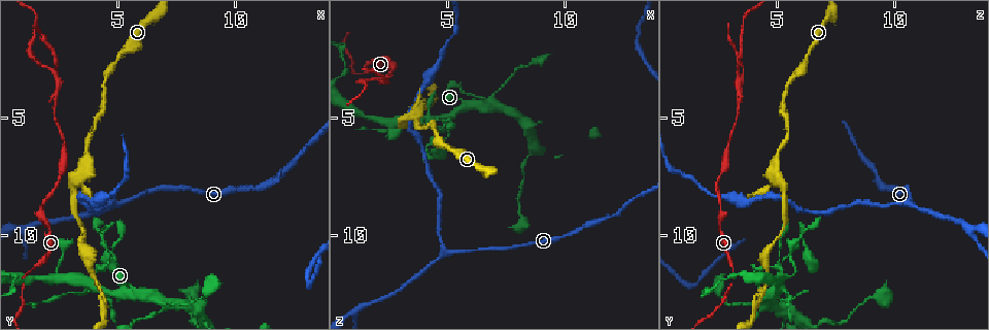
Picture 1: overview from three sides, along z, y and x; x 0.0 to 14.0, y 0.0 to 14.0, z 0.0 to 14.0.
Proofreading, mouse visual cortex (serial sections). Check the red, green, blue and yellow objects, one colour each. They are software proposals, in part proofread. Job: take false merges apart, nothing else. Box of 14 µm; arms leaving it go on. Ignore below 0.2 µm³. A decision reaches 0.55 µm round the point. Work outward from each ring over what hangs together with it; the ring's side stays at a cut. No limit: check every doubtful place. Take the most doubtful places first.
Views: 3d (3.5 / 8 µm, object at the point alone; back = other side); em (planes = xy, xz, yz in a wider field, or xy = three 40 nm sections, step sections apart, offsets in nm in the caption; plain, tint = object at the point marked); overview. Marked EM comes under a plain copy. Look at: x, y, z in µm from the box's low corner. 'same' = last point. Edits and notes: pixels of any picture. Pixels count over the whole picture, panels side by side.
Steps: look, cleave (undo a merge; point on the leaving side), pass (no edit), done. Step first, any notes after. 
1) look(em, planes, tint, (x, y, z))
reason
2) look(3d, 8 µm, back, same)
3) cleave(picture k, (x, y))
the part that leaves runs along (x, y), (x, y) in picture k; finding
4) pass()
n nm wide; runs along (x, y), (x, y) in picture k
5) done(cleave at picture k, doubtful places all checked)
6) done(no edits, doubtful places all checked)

look(3d, 3.5 µm, (4.9, 8.7, 10.7))
branch point

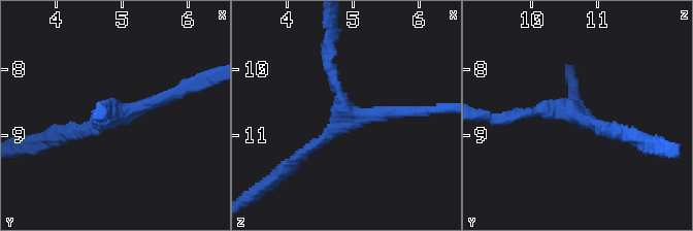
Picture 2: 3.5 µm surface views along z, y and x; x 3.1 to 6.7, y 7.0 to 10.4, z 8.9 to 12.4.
look(em, xy, step 5, tint, (4.95, 8.65, 10.75))
3 arms; arms of 150, 200, 200 nm

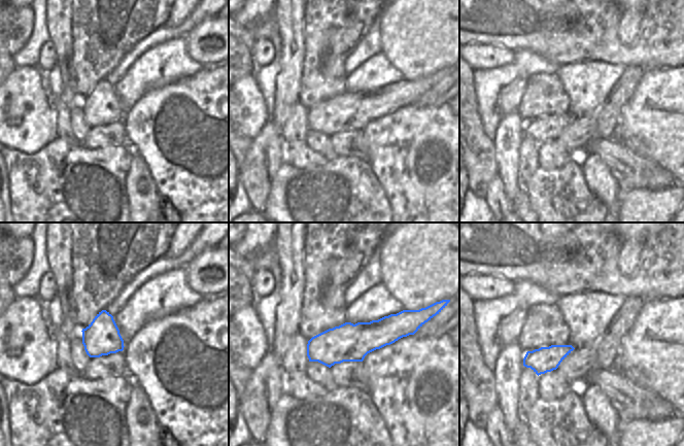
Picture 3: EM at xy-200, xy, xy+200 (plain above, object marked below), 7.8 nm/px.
pass()
runs along (412, 330), (387, 330), (309, 353) in picture 3; all the same cell

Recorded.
look(3d, 8 µm, (1.2, 9.6, 13.1))
three-way junction

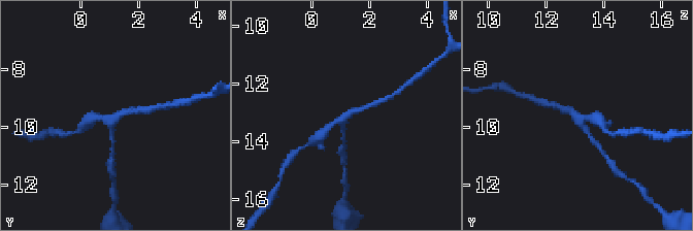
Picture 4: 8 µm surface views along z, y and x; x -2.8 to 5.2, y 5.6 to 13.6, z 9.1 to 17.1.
look(em, xy, step 2, tint, (1.2, 9.7, 13.1))
3 arms; arms of 200, 200, 250 nm; now the EM

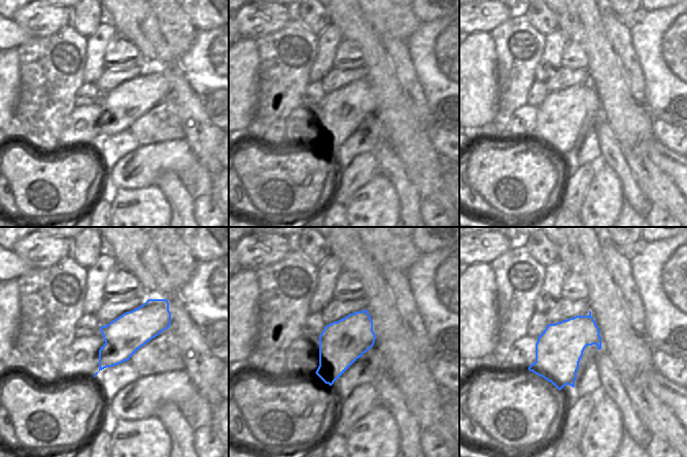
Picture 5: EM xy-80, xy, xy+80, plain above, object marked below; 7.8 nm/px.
pass()
runs along (371, 104), (351, 111), (321, 136) in picture 4; all the same cell

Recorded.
look(3d, 3.5 µm, (3.7, 7.3, 4.7))
sharp bend

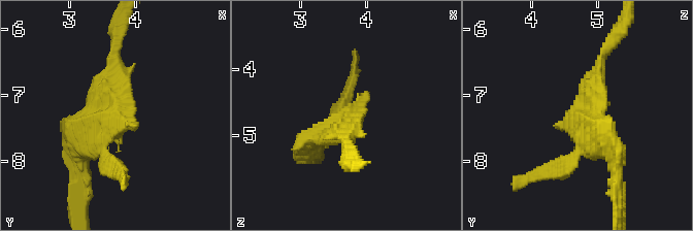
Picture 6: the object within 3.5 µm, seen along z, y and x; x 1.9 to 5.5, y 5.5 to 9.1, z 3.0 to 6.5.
look(em, xy, step 2, tint, (3.65, 7.25, 4.80))
shape alone is not enough

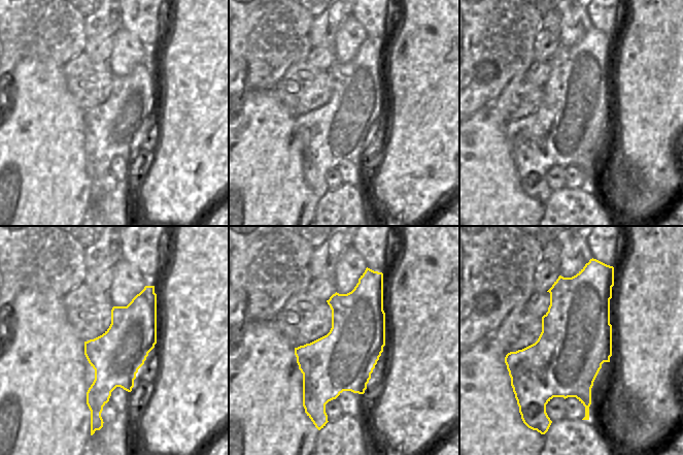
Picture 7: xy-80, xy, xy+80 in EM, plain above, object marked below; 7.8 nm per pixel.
look(em, xy, step 3, tint, same)

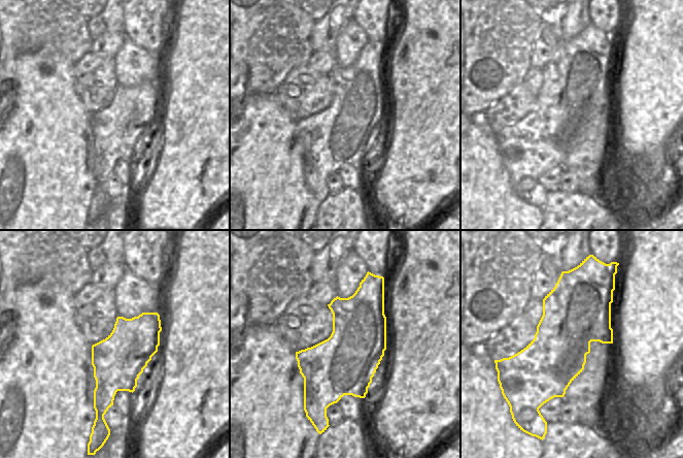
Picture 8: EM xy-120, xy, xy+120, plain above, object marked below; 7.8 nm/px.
pass()
all the same cell

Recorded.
look(3d, 3.5 µm, back, (5.9, 12.5, 4.6))
branch point

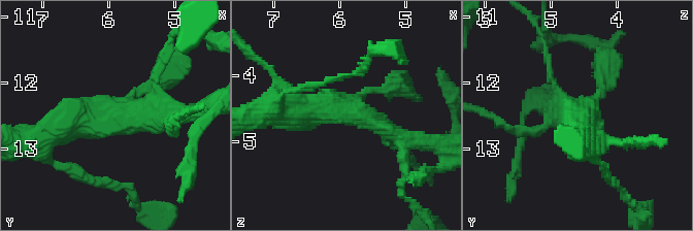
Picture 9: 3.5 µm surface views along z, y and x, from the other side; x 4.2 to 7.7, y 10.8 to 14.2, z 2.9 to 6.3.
look(em, xy, step 1, tint, (5.80, 12.45, 4.50))

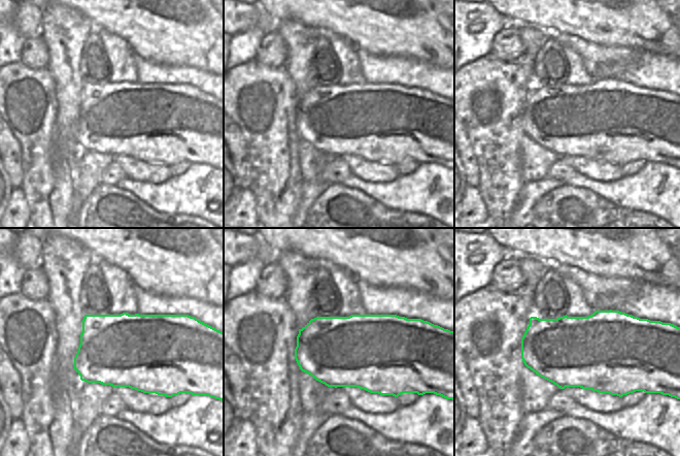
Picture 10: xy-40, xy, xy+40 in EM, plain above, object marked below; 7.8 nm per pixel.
look(em, xy, step 3, tint, same)
cut it another way

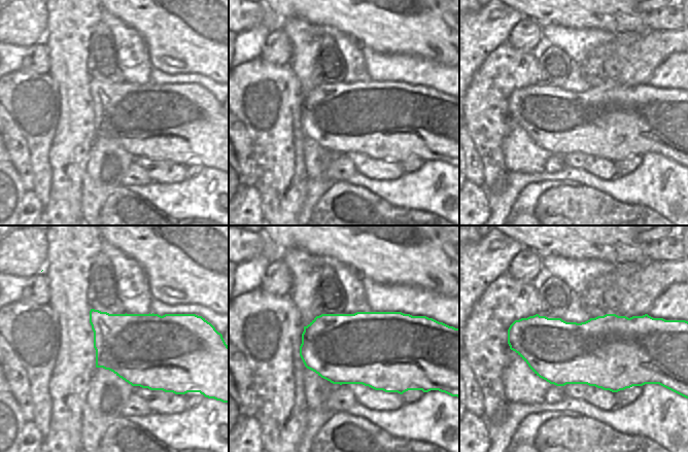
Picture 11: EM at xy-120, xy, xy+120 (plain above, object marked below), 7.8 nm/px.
pass()
runs along (607, 68), (581, 116), (552, 116) in picture 9; one cell here

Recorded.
look(3d, 3.5 µm, (4.4, 10.4, 5.8))

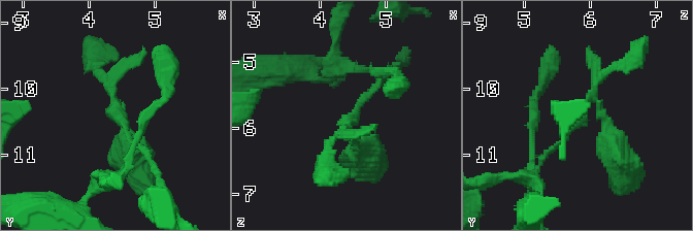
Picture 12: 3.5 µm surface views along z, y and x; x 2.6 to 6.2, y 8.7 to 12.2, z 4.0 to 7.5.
look(em, xy, step 5, tint, (4.45, 10.40, 5.90))
now the EM

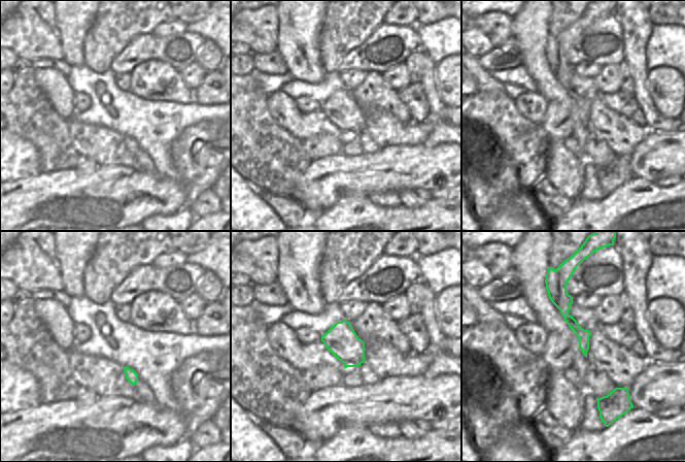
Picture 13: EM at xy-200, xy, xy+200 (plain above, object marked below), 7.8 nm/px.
look(em, xy, step 2, tint, same)

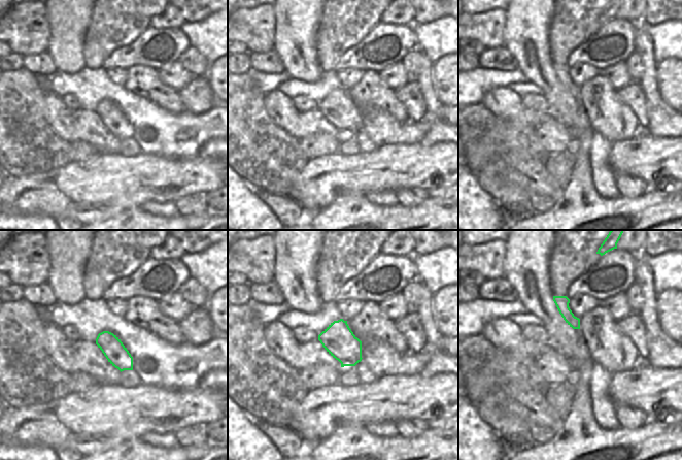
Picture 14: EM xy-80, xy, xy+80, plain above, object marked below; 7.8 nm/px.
pass()
all the same cell

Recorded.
done(no edits, doubtful places all checked)

